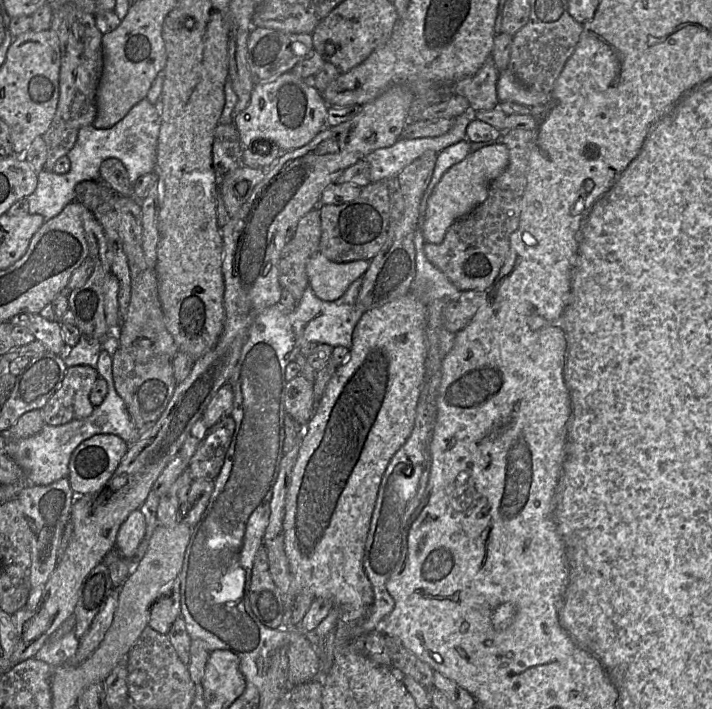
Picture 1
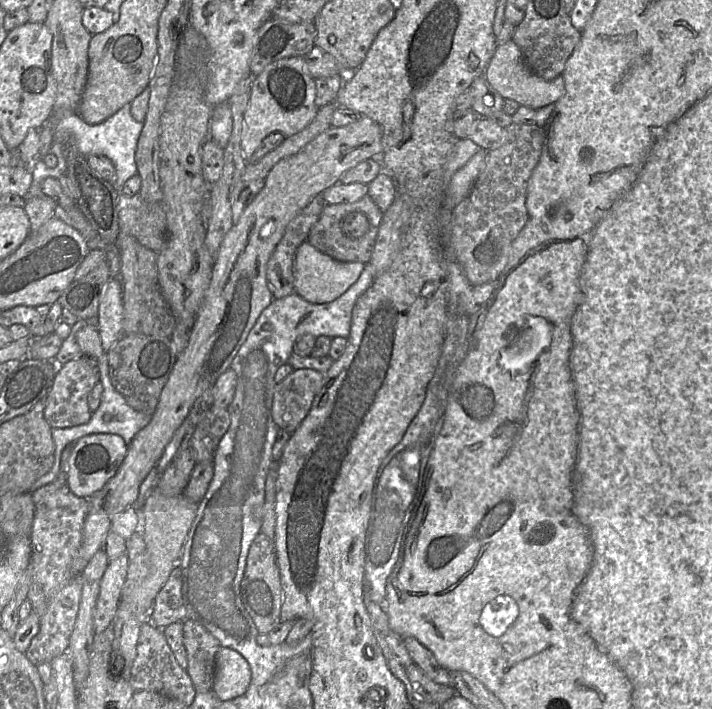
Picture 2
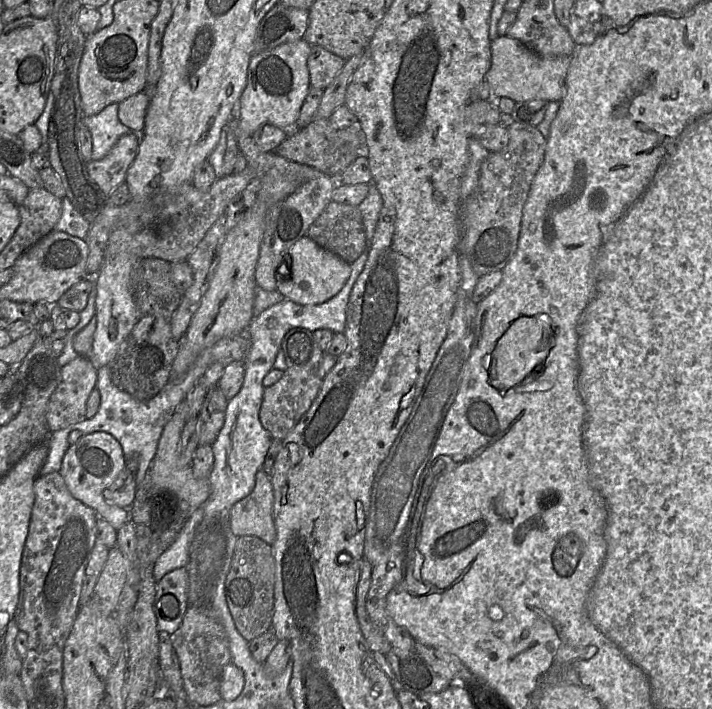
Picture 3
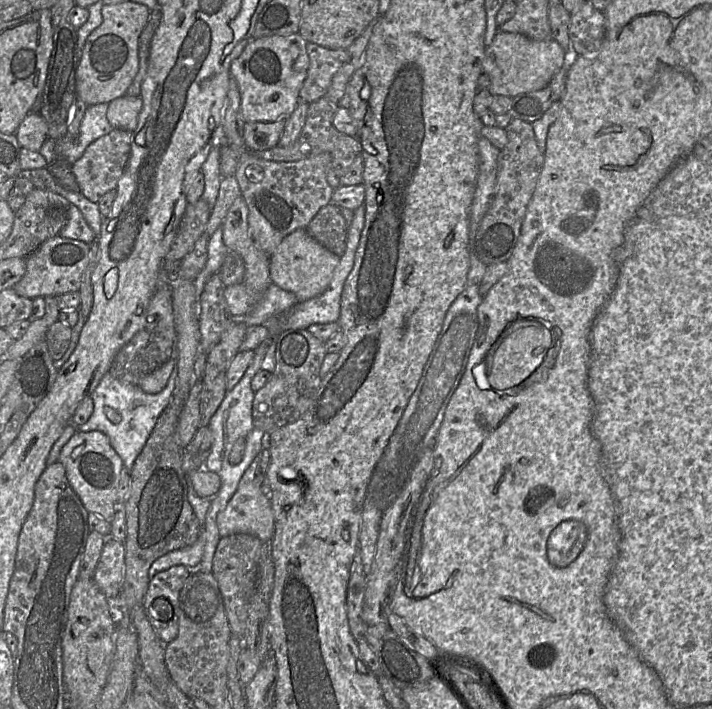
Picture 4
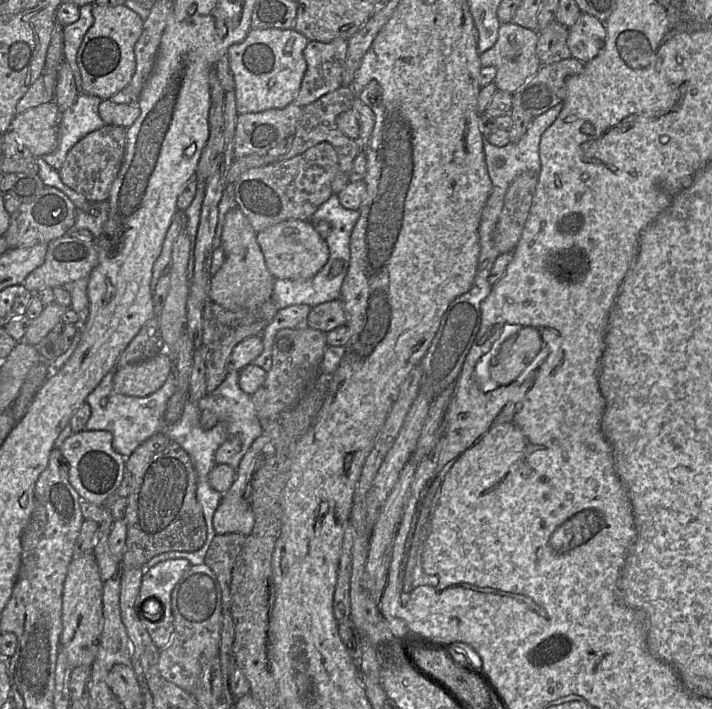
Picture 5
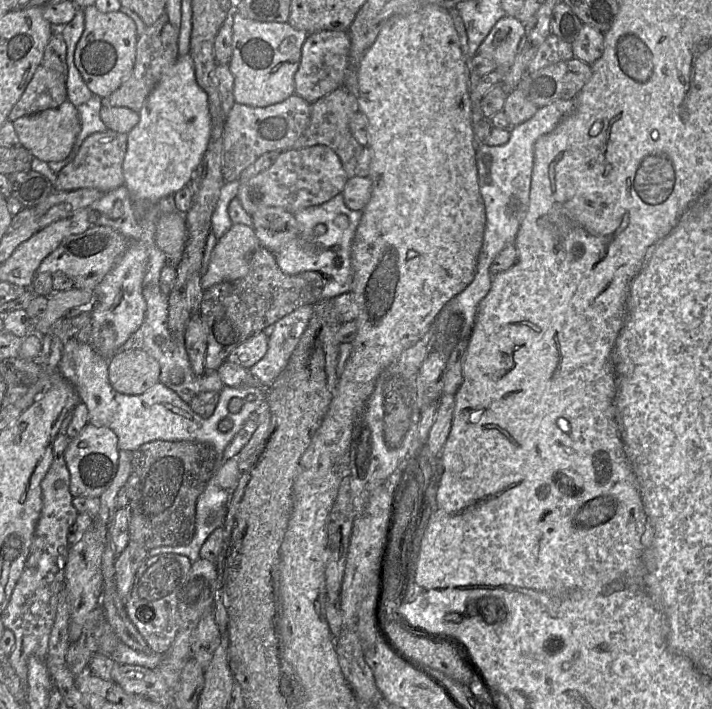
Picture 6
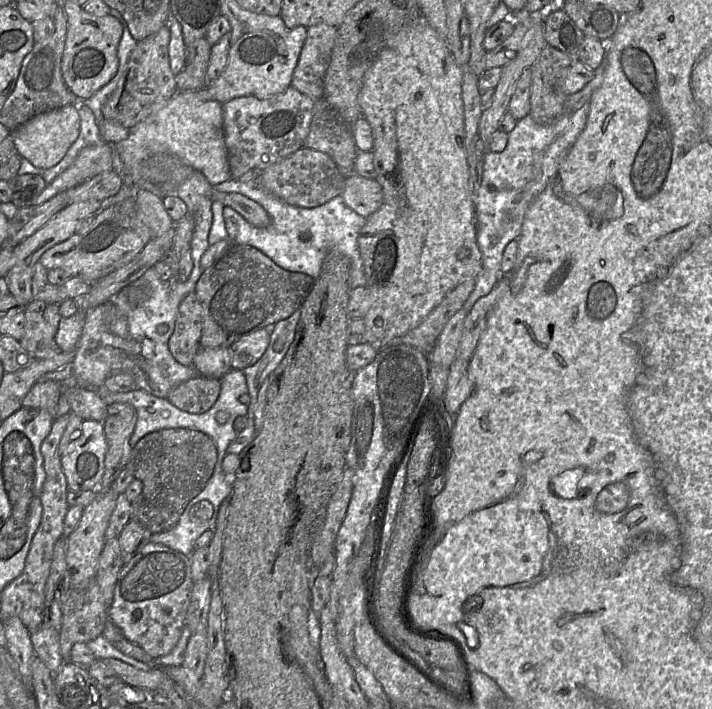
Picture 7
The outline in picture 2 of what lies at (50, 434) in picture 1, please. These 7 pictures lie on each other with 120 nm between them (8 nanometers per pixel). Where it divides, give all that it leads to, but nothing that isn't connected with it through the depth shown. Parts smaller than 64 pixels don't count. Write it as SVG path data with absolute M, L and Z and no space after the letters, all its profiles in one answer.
M104 352L98 358L96 358L96 360L100 371L100 382L103 385L100 404L98 408L92 412L91 418L87 423L68 428L52 428L52 439L54 442L53 465L45 475L39 478L33 484L29 491L30 493L46 484L54 482L57 479L61 468L61 455L64 448L68 444L77 442L80 438L90 434L108 433L121 436L124 442L129 445L135 435L140 430L142 430L152 419L152 415L136 411L131 406L129 406L125 398L113 387L109 377L108 353Z

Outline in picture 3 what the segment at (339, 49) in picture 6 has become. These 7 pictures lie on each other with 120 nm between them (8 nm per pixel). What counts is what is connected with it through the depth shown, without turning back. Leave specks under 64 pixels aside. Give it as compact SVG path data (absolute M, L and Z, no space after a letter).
M311 45L307 60L311 88L325 90L345 65L345 60L321 46Z

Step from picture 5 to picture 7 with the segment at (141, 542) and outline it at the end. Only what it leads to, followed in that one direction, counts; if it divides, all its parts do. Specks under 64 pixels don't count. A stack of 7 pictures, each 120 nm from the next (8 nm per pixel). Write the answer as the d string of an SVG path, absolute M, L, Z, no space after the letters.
M170 428L151 432L132 447L130 463L134 477L142 482L139 497L132 503L132 519L140 522L151 534L167 532L178 523L188 503L195 498L211 478L217 462L217 447L206 434L187 428Z

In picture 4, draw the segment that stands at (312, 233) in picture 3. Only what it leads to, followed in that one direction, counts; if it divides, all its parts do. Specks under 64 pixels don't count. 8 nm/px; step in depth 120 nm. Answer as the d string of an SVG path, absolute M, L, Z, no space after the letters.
M329 203L307 226L308 233L328 250L341 257L347 244L348 226L340 207Z

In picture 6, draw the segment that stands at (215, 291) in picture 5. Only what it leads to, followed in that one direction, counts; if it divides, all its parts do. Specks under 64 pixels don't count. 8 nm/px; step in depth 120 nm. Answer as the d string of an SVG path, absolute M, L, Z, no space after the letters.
M232 223L211 253L207 272L201 277L202 290L245 277L250 270L253 253L259 246L252 226Z

